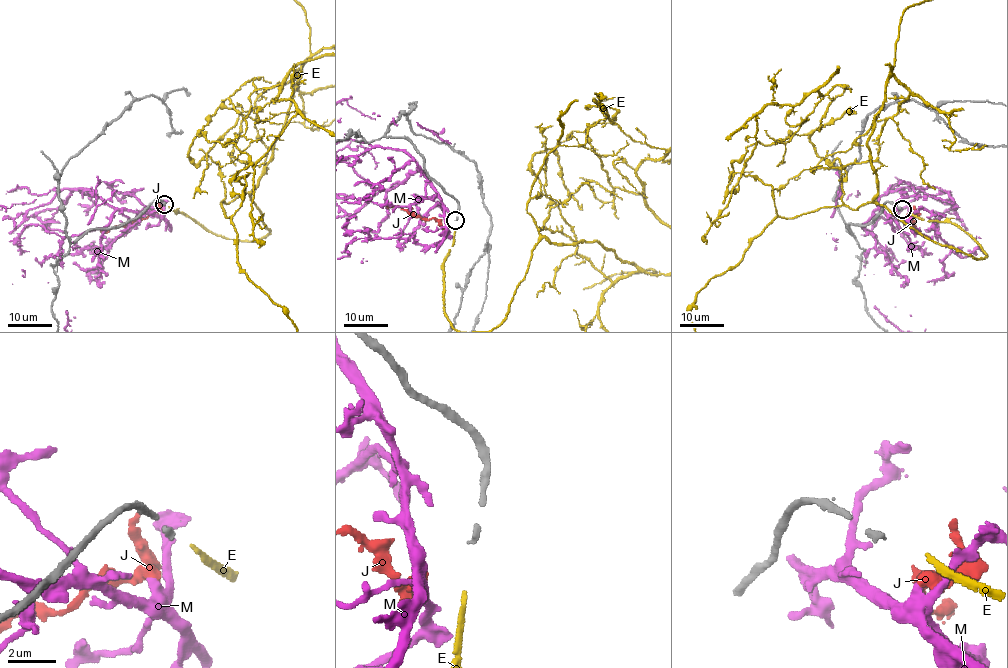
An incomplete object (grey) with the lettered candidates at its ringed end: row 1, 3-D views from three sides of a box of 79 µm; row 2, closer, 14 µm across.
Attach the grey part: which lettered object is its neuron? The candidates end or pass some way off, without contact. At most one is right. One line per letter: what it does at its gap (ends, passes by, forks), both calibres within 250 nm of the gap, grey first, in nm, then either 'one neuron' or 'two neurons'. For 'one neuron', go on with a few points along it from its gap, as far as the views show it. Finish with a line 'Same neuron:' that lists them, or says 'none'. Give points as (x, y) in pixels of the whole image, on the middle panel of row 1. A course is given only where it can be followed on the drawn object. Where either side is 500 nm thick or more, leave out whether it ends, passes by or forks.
E: it ends; calibres 240 and 190 nm; one neuron
J: calibres 240 and 550 nm; two neurons
M: it ends; calibres 240 and 420 nm; two neurons
Same neuron: E

